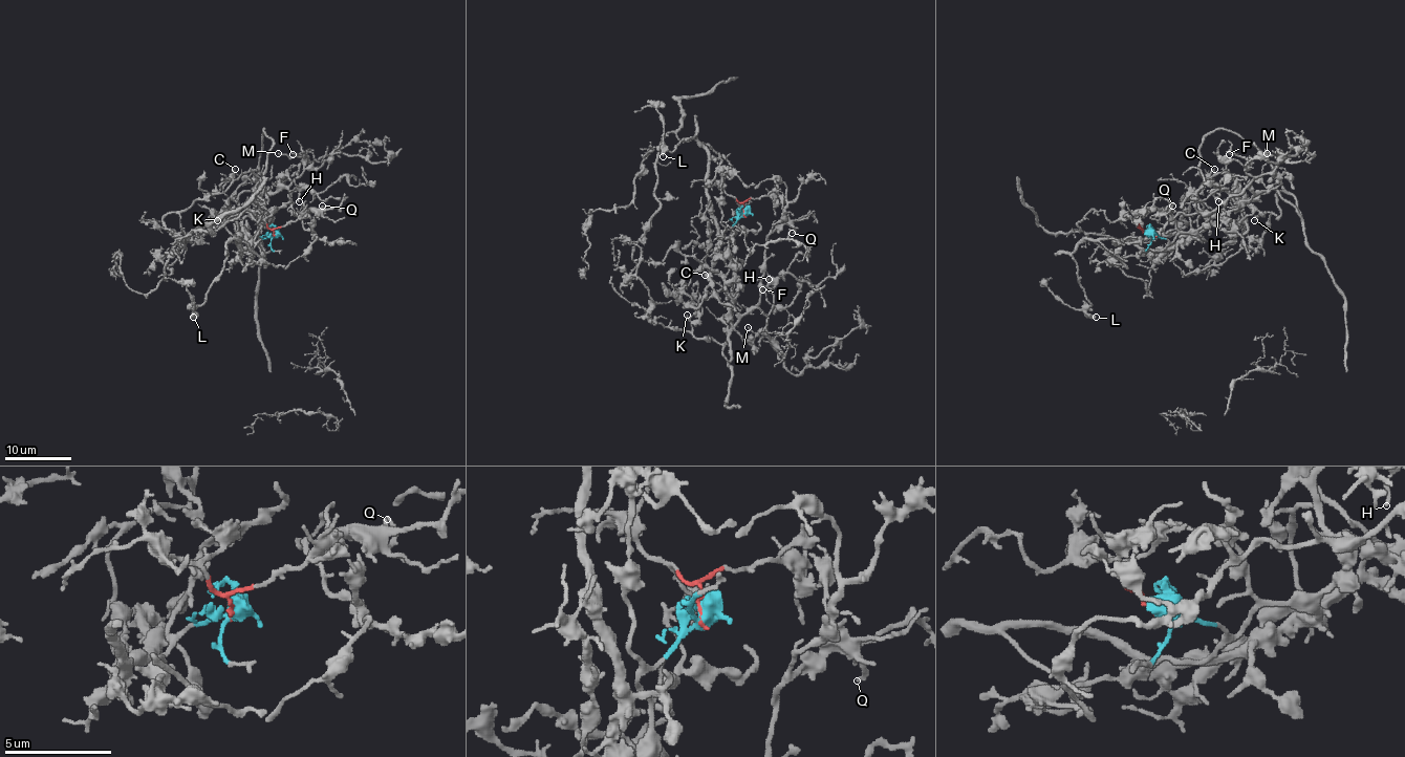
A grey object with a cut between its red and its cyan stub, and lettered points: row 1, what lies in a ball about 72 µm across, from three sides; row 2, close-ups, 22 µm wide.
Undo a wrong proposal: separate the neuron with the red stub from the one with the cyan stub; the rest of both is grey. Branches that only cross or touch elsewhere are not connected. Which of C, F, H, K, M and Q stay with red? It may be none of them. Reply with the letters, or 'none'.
C

